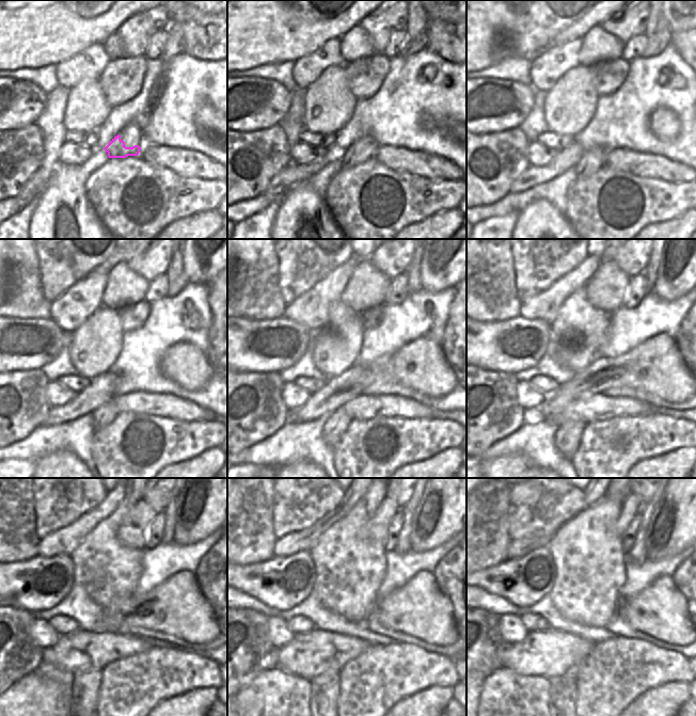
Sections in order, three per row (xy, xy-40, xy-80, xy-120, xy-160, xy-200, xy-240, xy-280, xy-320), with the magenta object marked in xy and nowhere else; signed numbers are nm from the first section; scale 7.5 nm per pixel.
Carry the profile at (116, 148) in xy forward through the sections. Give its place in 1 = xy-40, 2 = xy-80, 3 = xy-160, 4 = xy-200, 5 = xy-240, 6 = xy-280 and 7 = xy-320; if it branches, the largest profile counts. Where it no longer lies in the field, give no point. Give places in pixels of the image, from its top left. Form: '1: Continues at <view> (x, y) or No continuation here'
1: Continues at xy-40 (360, 152)
2: Continues at xy-80 (594, 159)
3: Continues at xy-160 (336, 423)
4: Continues at xy-200 (567, 439)
5: Continues at xy-240 (85, 687)
6: Continues at xy-280 (325, 687)
7: Continues at xy-320 (563, 689).

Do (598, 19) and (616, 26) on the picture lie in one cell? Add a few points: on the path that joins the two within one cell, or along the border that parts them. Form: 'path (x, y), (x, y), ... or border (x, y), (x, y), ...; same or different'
border (622, 11), (615, 12), (600, 25); different

